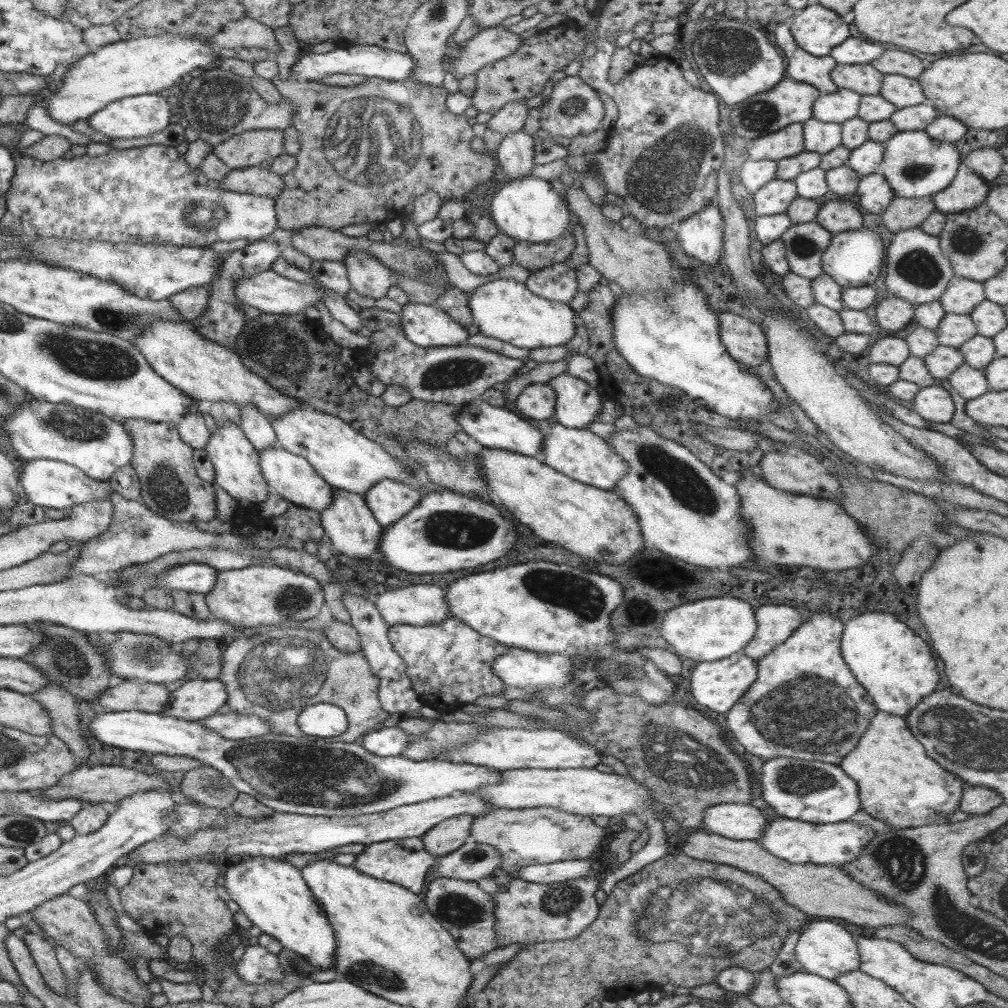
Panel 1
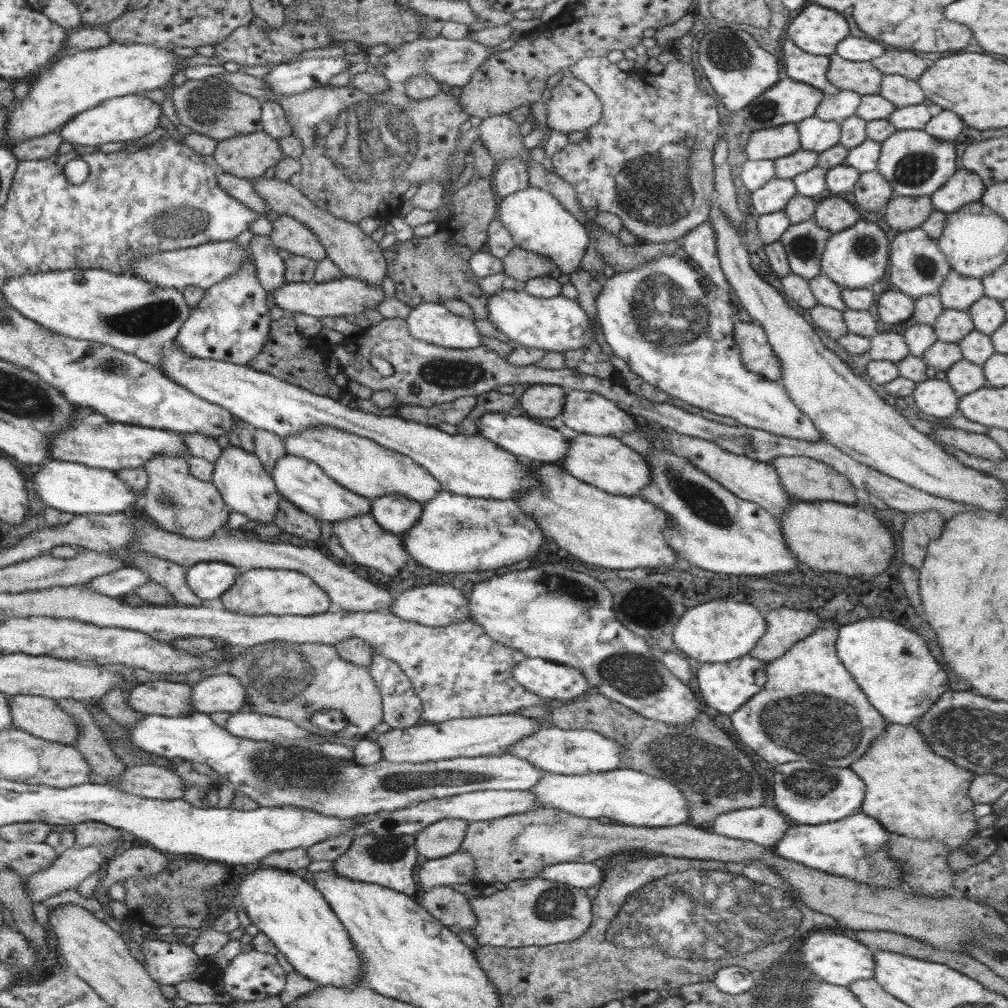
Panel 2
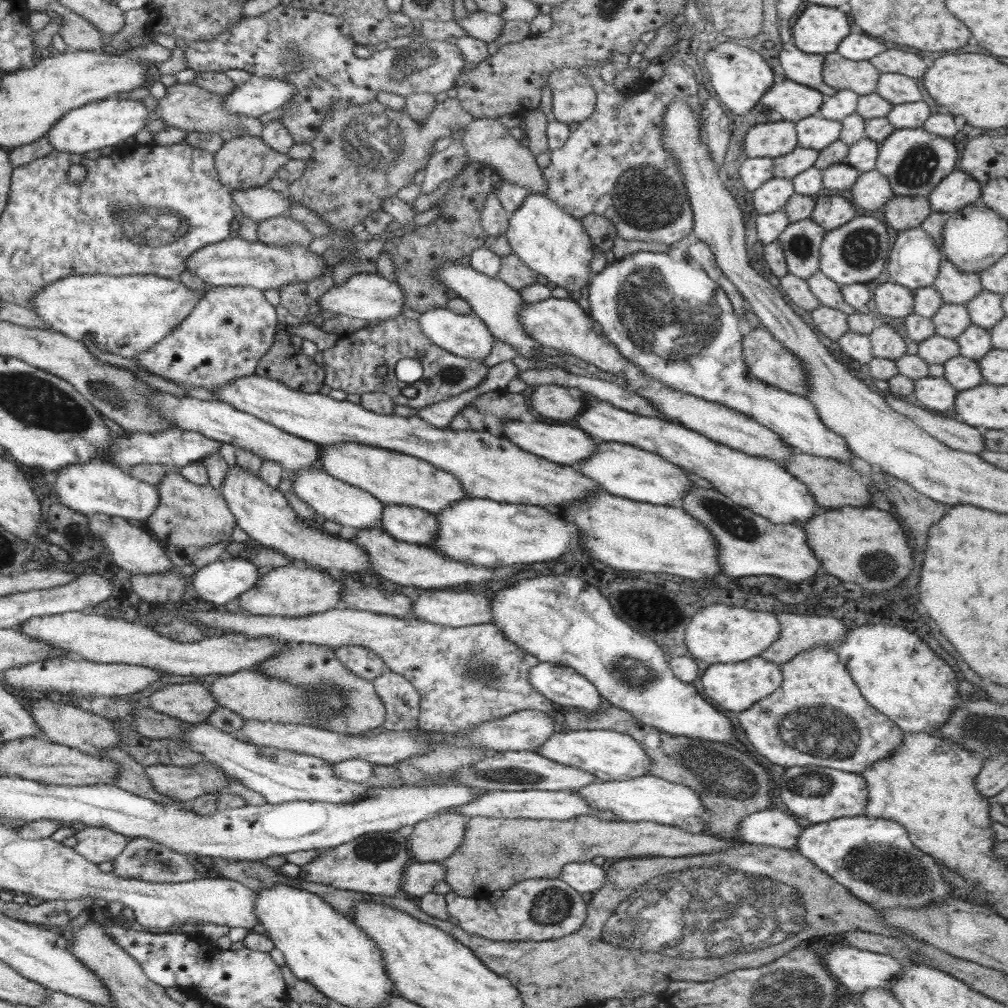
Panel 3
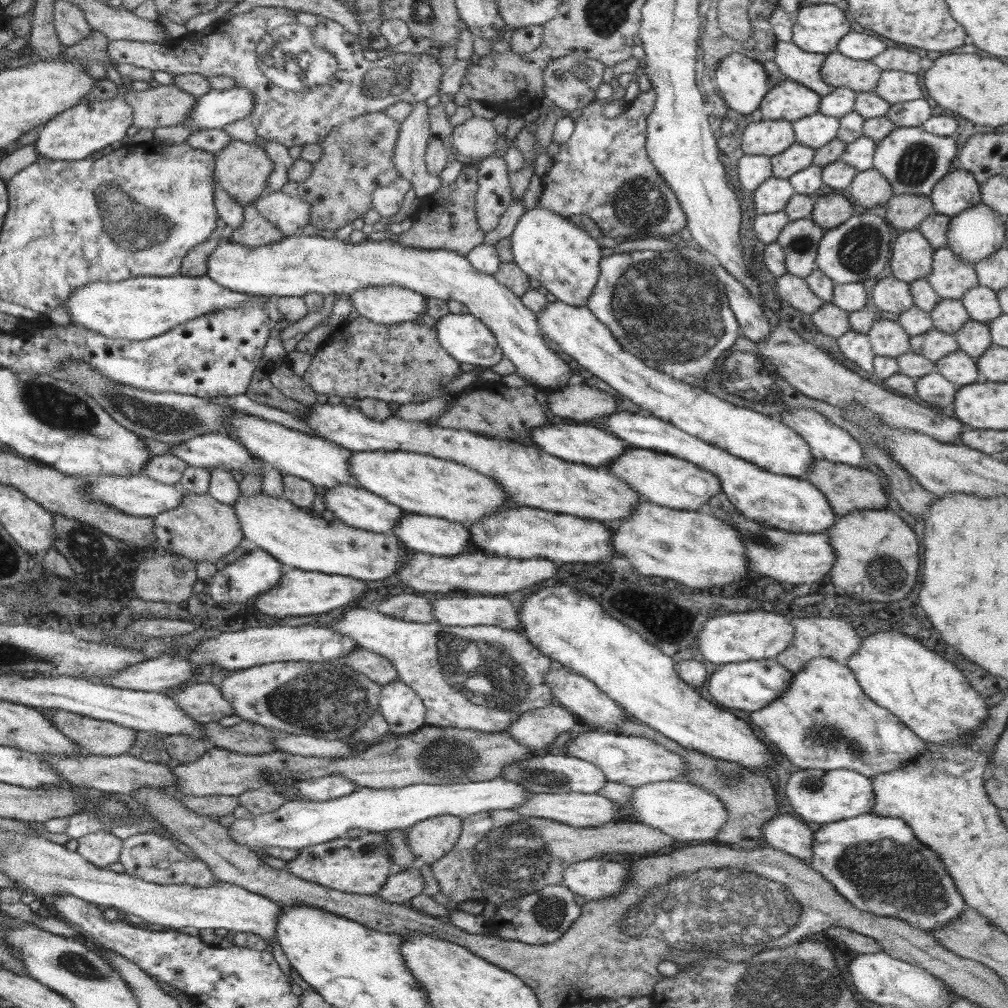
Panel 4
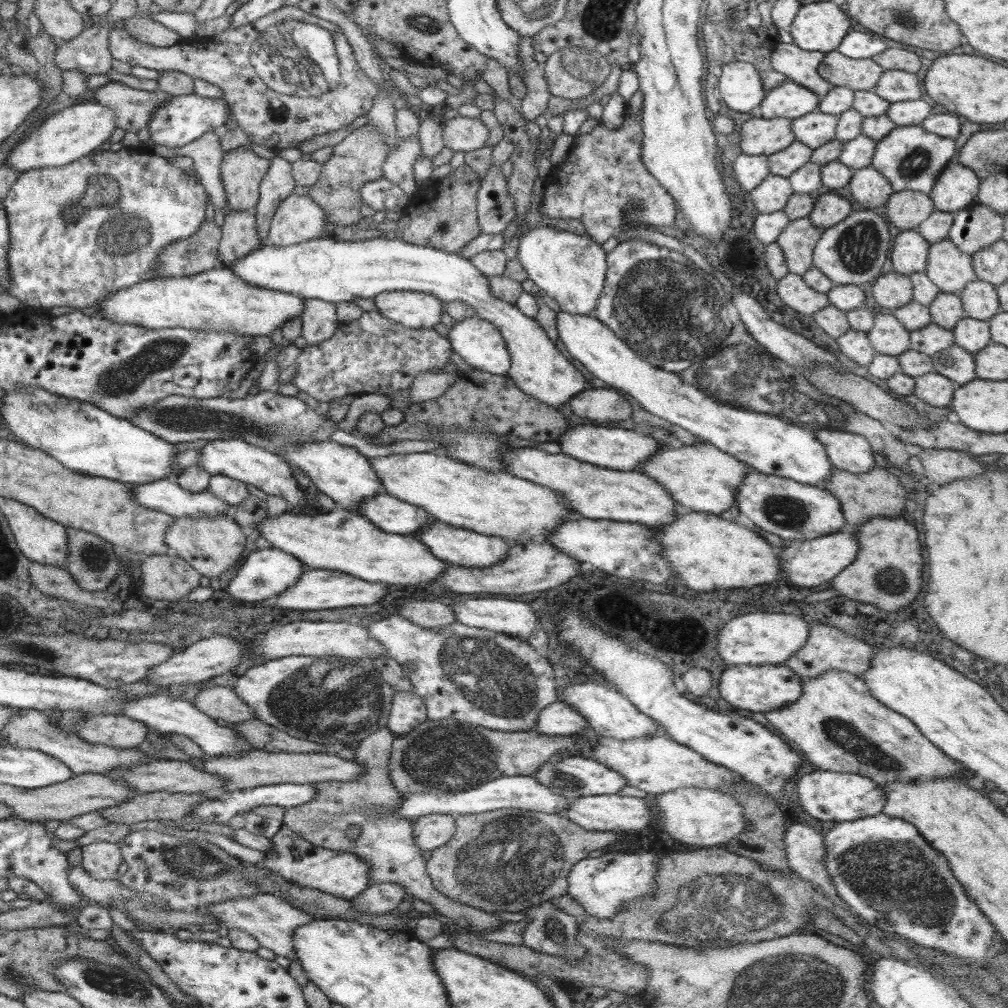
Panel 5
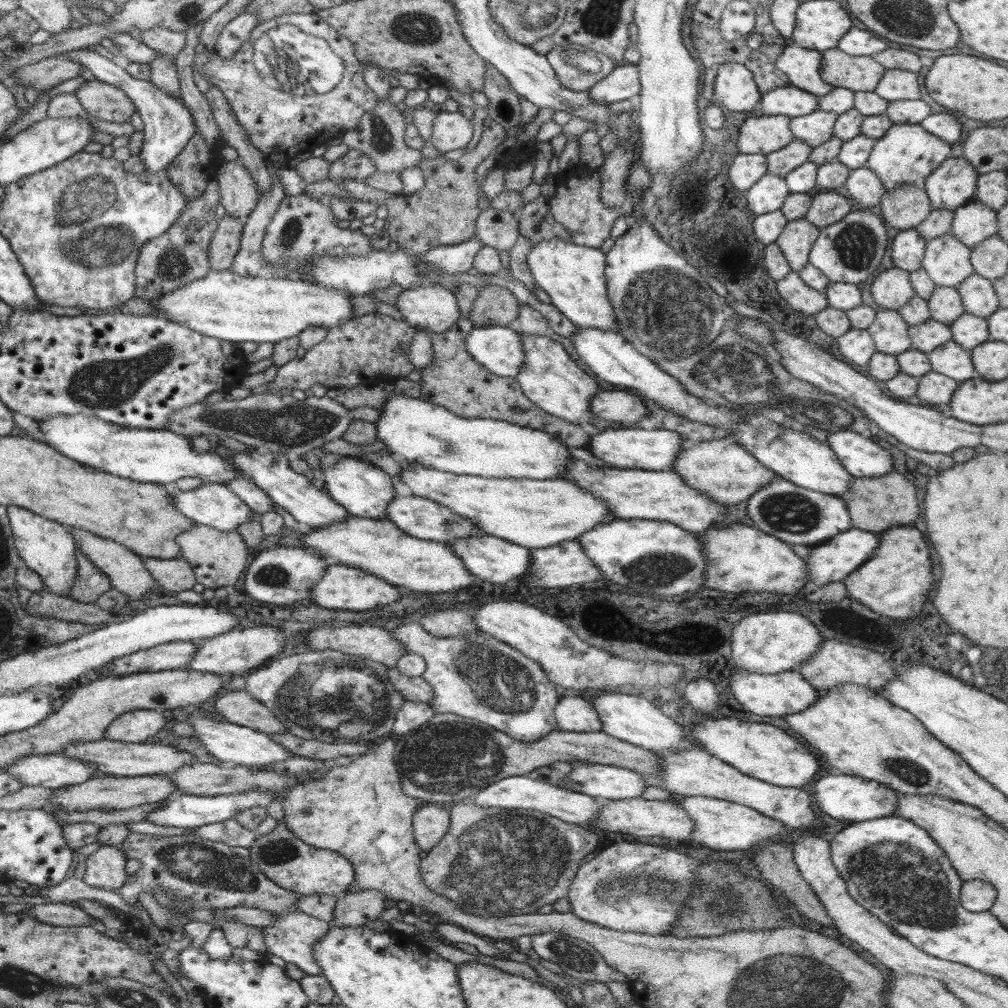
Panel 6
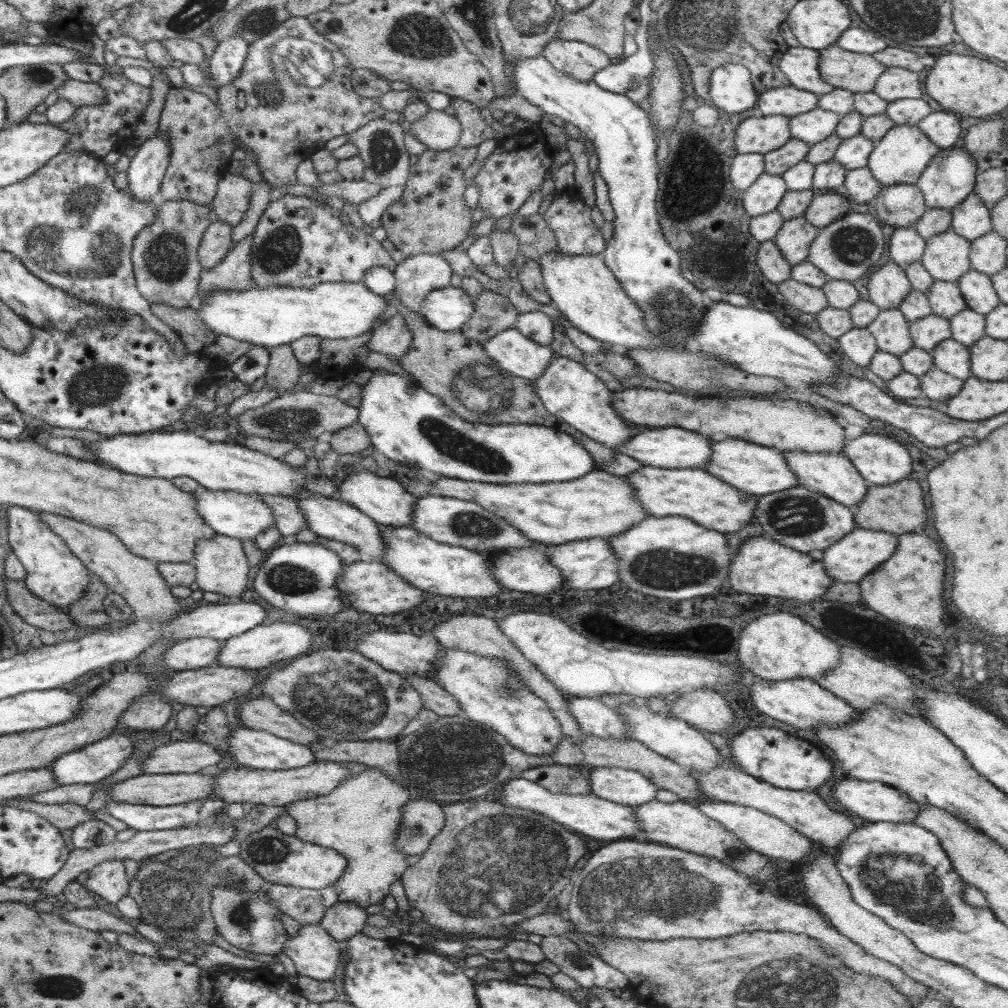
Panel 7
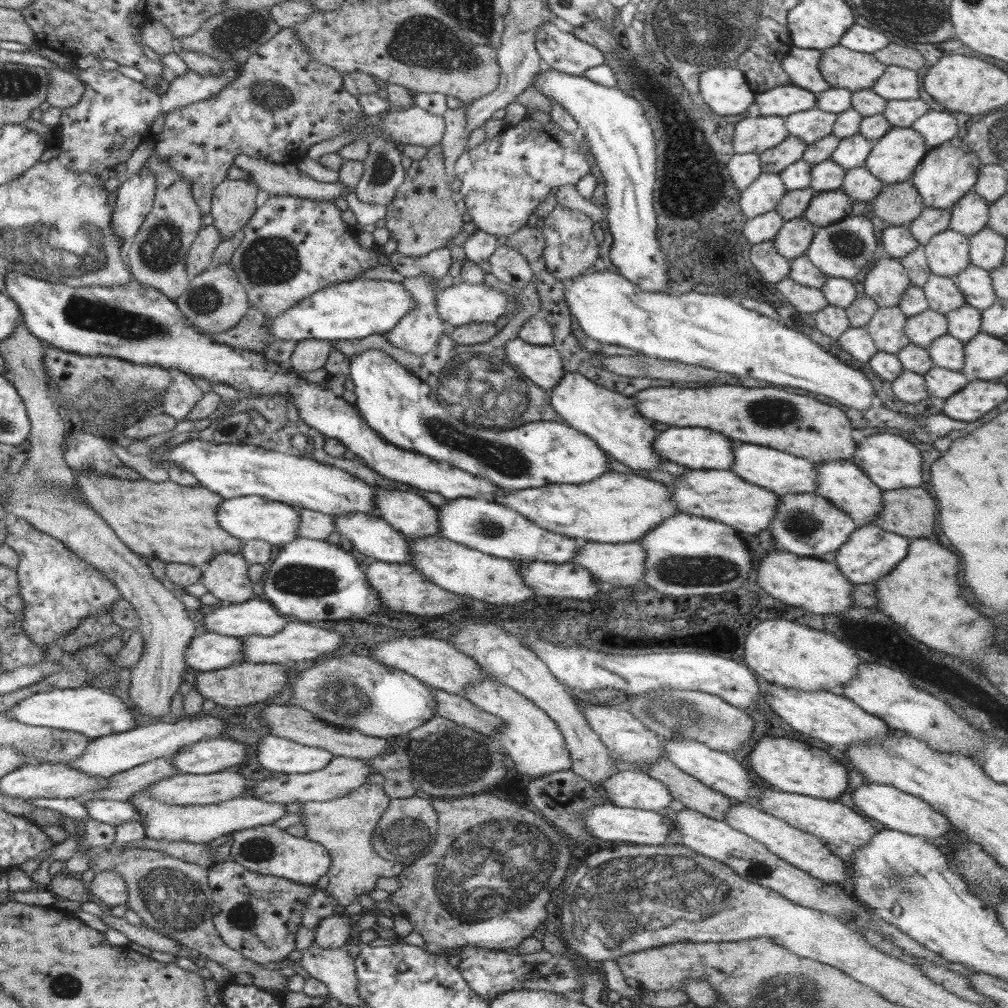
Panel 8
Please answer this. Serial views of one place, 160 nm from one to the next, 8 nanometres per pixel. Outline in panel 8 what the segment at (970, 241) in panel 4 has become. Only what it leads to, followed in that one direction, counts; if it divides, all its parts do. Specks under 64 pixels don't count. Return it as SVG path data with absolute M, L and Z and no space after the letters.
M973 191L964 194L950 210L949 228L968 238L988 226L989 205Z

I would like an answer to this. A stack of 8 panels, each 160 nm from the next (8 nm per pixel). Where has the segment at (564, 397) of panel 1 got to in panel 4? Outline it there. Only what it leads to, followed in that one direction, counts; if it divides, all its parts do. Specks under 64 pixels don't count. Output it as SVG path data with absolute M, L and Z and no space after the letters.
M616 411L610 416L603 417L603 420L608 432L615 434L632 447L670 454L715 474L720 479L721 489L732 502L732 506L754 522L776 530L802 534L826 533L835 522L836 514L828 499L806 479L762 470L746 460L732 456L725 450L680 430L669 422L643 412Z

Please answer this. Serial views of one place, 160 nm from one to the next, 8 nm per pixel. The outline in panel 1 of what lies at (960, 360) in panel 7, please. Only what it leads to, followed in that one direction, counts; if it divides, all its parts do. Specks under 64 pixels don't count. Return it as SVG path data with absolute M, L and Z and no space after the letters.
M965 362L948 375L948 382L966 400L978 398L981 394L990 390L983 371L976 370Z

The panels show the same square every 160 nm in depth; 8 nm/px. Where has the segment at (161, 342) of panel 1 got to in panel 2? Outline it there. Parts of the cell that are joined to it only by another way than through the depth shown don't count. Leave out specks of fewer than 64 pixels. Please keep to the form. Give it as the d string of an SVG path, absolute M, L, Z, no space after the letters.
M175 340L170 346L165 346L161 354L162 372L171 378L176 384L191 390L200 398L212 404L224 407L235 418L239 418L258 429L266 430L277 434L285 440L288 436L296 436L303 430L309 428L323 428L323 426L333 426L344 432L351 432L364 438L377 442L384 448L395 450L396 453L412 458L414 462L423 466L436 480L440 481L441 490L446 490L452 494L459 494L470 498L490 498L492 500L513 501L531 486L539 486L541 482L535 479L533 472L529 469L529 464L523 458L518 458L510 452L506 452L500 445L484 438L482 435L465 435L456 433L450 435L435 426L426 426L424 423L407 421L396 416L378 416L366 413L357 408L341 403L339 400L314 394L312 391L301 386L294 386L292 383L284 382L276 375L254 370L248 365L232 364L223 360L212 360L211 358L198 358L191 354L186 354Z

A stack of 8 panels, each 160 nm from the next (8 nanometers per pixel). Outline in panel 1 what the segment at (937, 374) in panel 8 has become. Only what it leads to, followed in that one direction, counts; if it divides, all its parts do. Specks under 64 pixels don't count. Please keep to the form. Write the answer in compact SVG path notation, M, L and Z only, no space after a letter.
M941 386L921 387L913 401L912 409L927 421L950 422L954 416L952 396Z

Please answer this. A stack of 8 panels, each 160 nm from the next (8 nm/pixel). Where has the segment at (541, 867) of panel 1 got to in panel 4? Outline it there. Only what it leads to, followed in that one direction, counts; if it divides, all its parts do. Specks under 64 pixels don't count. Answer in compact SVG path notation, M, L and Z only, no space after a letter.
M604 859L573 862L563 872L563 885L587 901L615 896L628 879L628 865Z

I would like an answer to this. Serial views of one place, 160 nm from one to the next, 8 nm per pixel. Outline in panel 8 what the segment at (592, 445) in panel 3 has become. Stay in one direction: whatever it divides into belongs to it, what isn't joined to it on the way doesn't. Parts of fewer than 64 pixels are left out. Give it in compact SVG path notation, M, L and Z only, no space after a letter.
M668 426L666 430L660 431L655 438L655 449L656 454L663 461L681 464L689 469L729 470L733 461L731 441L717 430L697 426Z

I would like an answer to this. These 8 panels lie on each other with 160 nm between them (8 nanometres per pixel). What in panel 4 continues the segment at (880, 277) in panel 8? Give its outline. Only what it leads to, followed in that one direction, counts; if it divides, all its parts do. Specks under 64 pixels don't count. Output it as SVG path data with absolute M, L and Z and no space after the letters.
M891 274L882 276L874 285L872 300L879 310L896 315L900 315L914 305L909 283Z

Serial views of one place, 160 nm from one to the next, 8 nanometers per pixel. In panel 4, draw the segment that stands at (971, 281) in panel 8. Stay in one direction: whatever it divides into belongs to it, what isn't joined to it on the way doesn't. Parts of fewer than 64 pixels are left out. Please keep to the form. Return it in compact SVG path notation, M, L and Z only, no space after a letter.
M974 286L961 298L971 320L989 325L1003 314L998 302L997 291L987 286Z

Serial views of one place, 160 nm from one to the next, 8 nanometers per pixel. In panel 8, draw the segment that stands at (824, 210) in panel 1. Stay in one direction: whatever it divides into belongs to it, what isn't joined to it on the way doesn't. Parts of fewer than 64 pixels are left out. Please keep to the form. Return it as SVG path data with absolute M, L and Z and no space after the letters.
M842 190L824 191L813 196L803 218L819 228L830 226L854 213L851 199Z

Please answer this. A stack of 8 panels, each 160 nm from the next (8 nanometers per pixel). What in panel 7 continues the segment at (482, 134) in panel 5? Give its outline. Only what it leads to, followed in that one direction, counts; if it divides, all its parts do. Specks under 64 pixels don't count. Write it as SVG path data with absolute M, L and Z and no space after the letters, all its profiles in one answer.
M430 109L416 122L404 123L407 134L415 136L420 143L432 150L448 150L459 144L459 136L462 132L461 122L454 115L448 115L445 111Z

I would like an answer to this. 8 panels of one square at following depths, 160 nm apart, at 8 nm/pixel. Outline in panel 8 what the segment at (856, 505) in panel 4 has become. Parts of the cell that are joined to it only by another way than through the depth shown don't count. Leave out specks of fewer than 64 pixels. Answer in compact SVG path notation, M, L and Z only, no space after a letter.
M921 486L883 491L883 506L873 524L882 530L914 539L930 538L934 530L936 504Z

